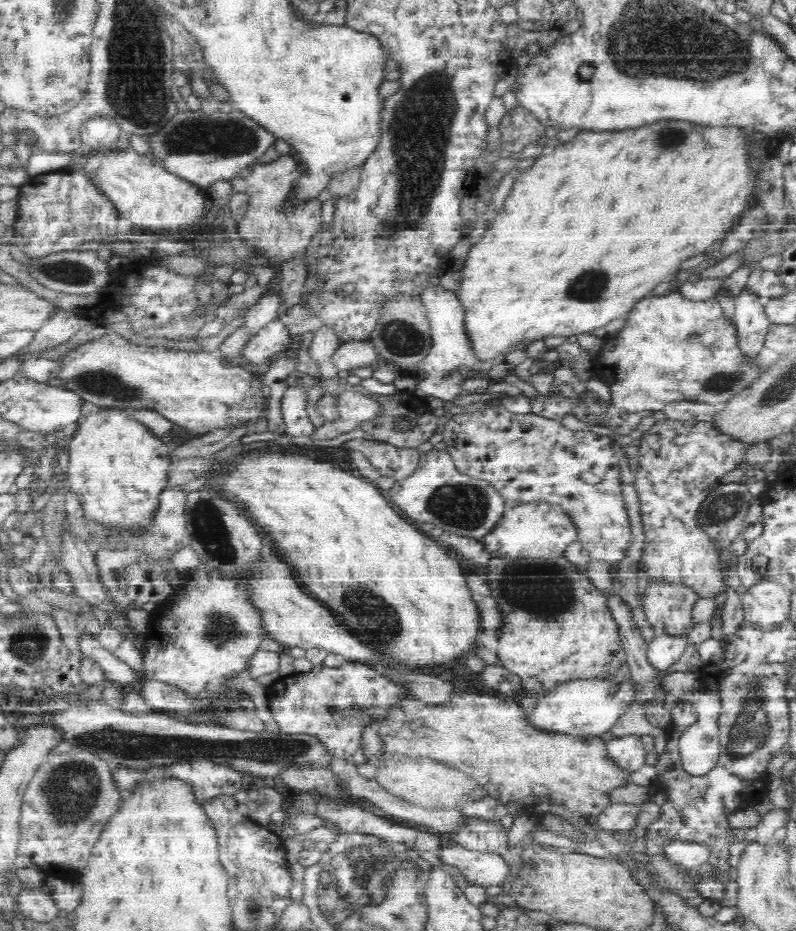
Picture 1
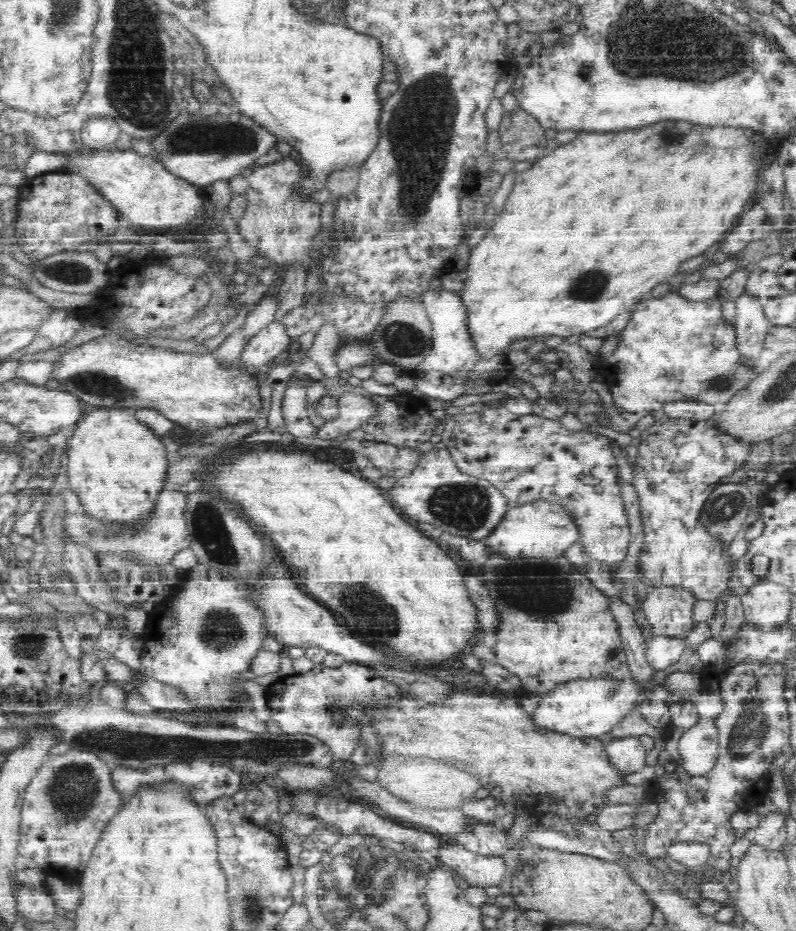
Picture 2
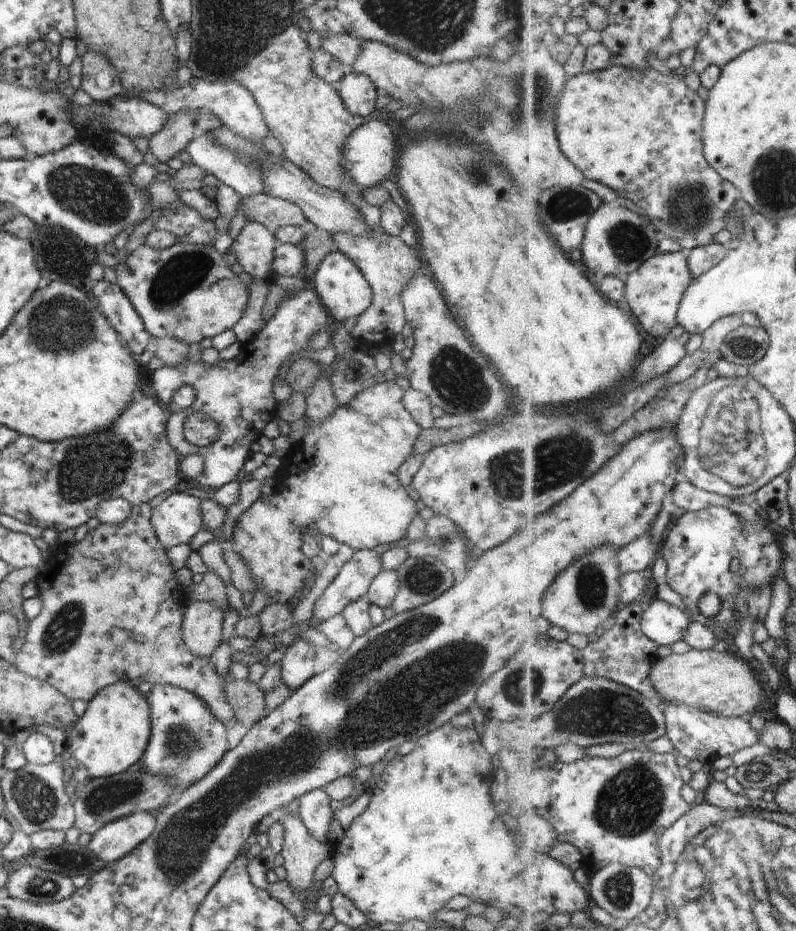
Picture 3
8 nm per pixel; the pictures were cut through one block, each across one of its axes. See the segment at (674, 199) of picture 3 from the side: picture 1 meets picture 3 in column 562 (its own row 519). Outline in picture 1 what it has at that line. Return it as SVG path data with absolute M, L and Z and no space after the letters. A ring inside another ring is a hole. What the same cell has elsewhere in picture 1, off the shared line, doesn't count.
M119 407L113 408L86 408L82 412L82 418L77 422L76 430L70 430L70 438L66 439L65 449L62 451L63 465L65 468L66 488L75 492L77 498L81 503L80 513L84 514L88 518L93 518L98 522L104 524L118 524L123 525L123 528L127 528L132 525L132 530L138 530L138 524L142 524L142 530L145 530L145 526L150 521L152 512L156 510L156 502L158 502L158 494L167 488L167 473L169 472L168 466L172 463L173 458L171 456L171 447L160 441L160 436L156 435L152 430L148 429L146 425L140 423L134 419L134 410L132 409L120 409Z

